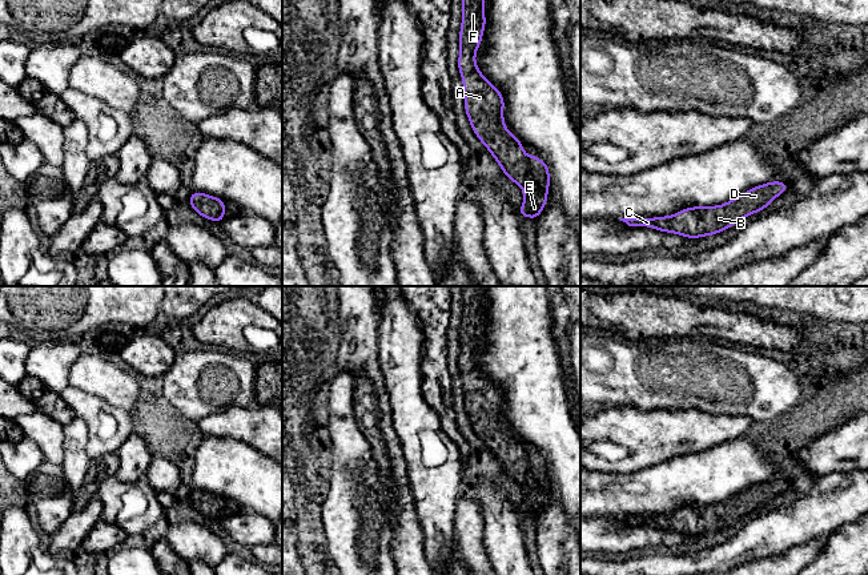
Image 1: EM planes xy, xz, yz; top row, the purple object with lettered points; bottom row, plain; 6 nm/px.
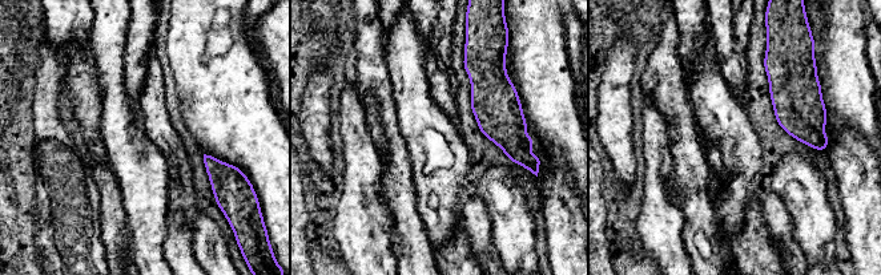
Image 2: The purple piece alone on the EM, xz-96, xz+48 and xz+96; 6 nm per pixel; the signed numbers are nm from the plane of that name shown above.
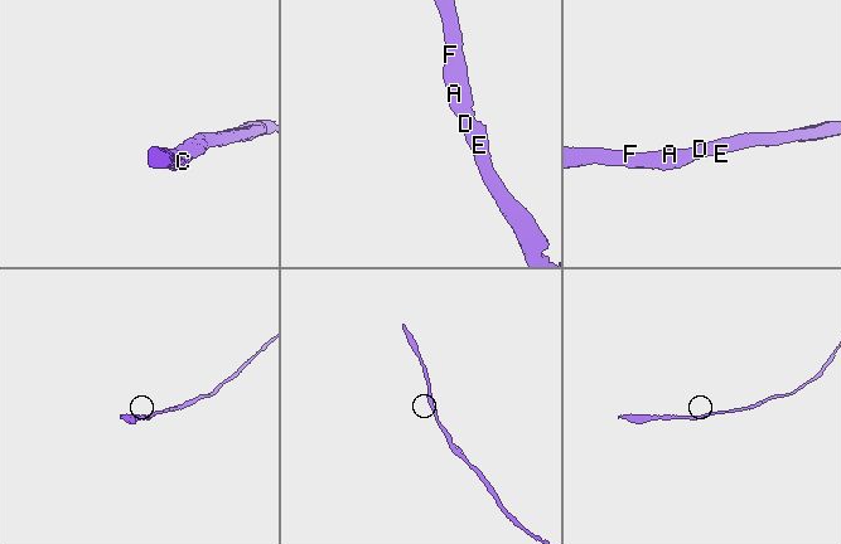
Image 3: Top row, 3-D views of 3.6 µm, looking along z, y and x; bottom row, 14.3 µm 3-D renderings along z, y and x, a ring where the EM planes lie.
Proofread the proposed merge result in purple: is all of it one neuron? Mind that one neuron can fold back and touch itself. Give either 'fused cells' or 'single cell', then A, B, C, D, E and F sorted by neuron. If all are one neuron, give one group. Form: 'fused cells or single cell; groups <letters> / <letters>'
single cell; groups A B C D E F

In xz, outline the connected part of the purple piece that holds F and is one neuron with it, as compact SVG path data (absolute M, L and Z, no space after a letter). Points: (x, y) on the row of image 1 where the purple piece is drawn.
M462 0L458 68L463 81L465 110L473 132L490 150L505 176L523 190L522 217L535 221L547 204L548 165L538 156L527 156L523 144L511 134L503 120L502 93L479 72L475 53L483 37L485 0Z

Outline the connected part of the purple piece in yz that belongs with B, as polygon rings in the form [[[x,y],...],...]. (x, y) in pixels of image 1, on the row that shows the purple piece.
[[[771,181],[754,186],[742,196],[718,206],[694,206],[676,214],[654,218],[619,218],[628,226],[647,226],[687,238],[714,236],[727,230],[747,216],[763,212],[777,196],[789,189],[787,182]]]

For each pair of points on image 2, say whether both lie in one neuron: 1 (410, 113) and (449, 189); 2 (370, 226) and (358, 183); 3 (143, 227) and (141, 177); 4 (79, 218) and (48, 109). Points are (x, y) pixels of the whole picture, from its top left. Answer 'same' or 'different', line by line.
1: same
2: same
3: same
4: same

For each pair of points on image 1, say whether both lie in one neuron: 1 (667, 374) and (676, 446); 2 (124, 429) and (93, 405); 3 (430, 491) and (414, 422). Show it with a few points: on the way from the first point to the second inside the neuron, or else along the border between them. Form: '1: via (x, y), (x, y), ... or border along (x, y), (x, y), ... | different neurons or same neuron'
1: border along (642, 407), (699, 409), (703, 411) | different neurons
2: via (121, 419), (112, 410), (103, 407) | same neuron
3: via (417, 474), (412, 455), (412, 439) | same neuron

